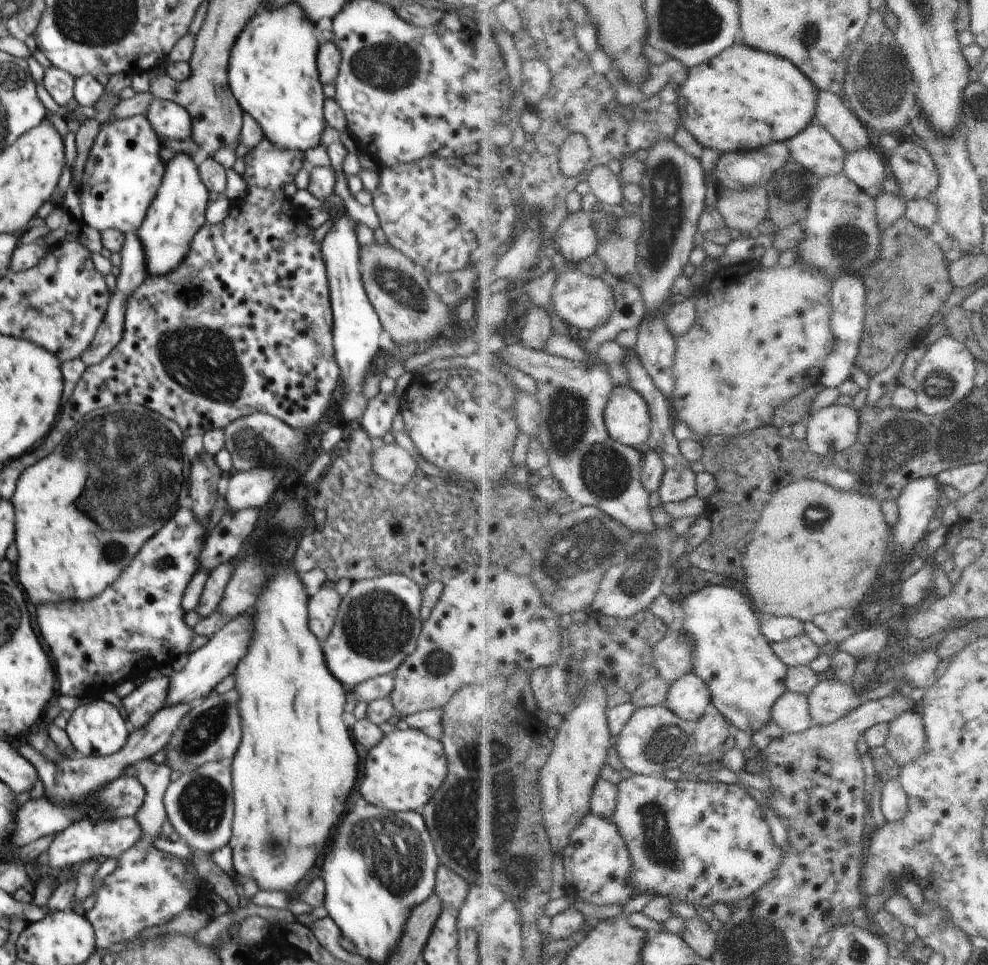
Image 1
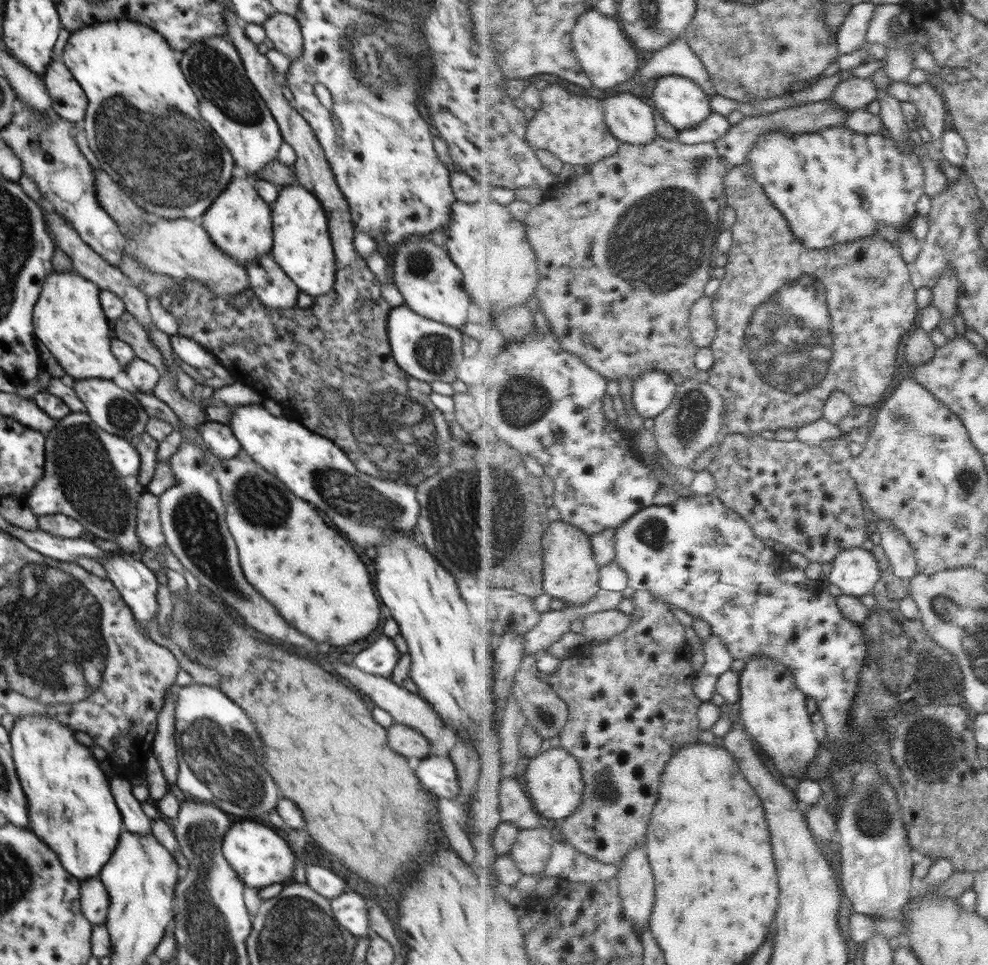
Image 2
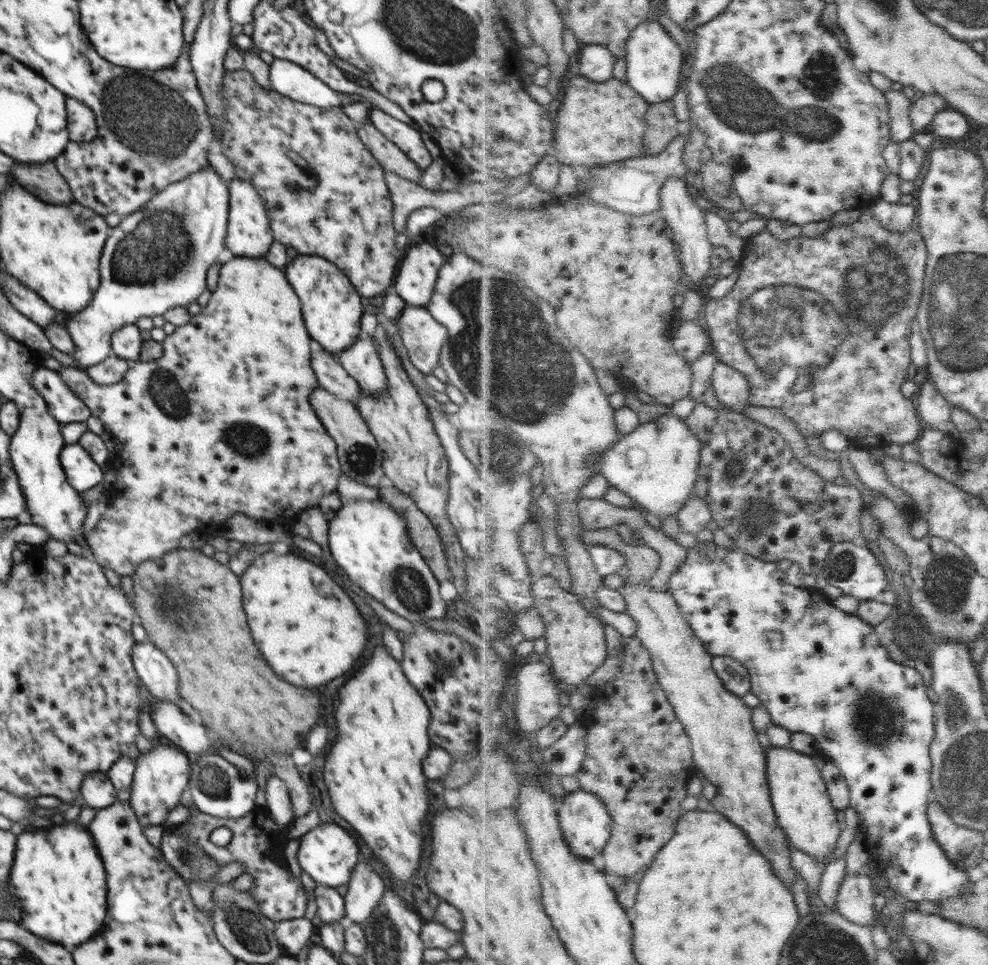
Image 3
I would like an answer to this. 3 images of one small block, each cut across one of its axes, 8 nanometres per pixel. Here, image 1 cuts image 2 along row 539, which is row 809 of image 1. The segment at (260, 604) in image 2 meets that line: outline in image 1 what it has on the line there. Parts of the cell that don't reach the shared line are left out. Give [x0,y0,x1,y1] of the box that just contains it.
[163,761,234,853]

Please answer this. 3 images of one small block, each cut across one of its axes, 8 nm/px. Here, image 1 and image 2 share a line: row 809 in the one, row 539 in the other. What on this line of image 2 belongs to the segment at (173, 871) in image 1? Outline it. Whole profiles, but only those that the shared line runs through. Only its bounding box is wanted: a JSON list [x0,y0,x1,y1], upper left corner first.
[136,496,165,550]

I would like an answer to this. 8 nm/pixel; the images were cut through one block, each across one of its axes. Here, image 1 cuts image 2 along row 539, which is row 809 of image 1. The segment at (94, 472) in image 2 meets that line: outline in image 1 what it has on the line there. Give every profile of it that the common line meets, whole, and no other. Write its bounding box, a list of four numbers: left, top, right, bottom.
[98,776,145,819]

